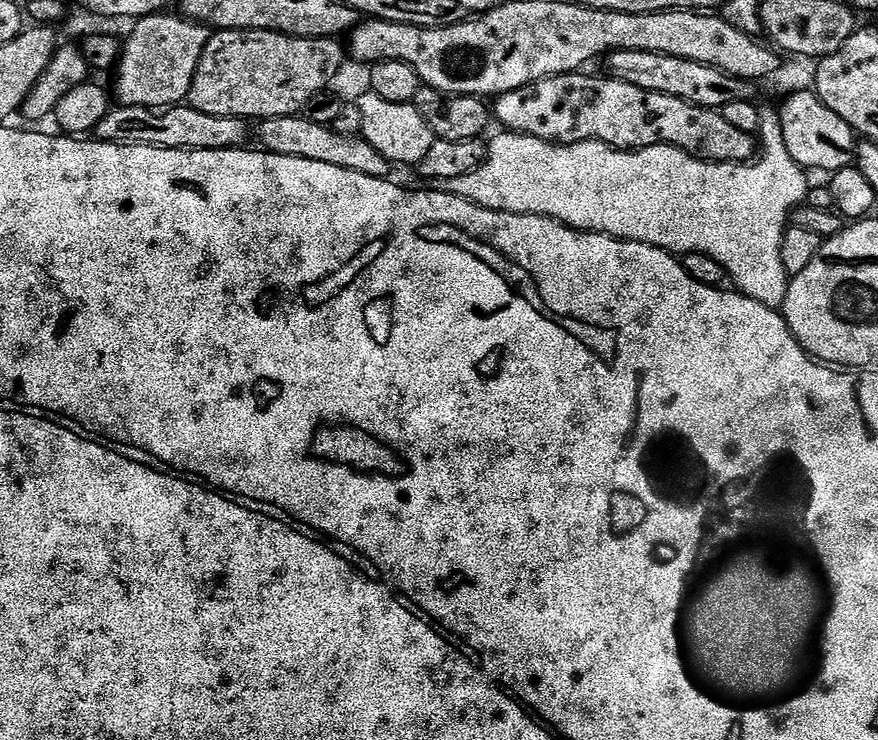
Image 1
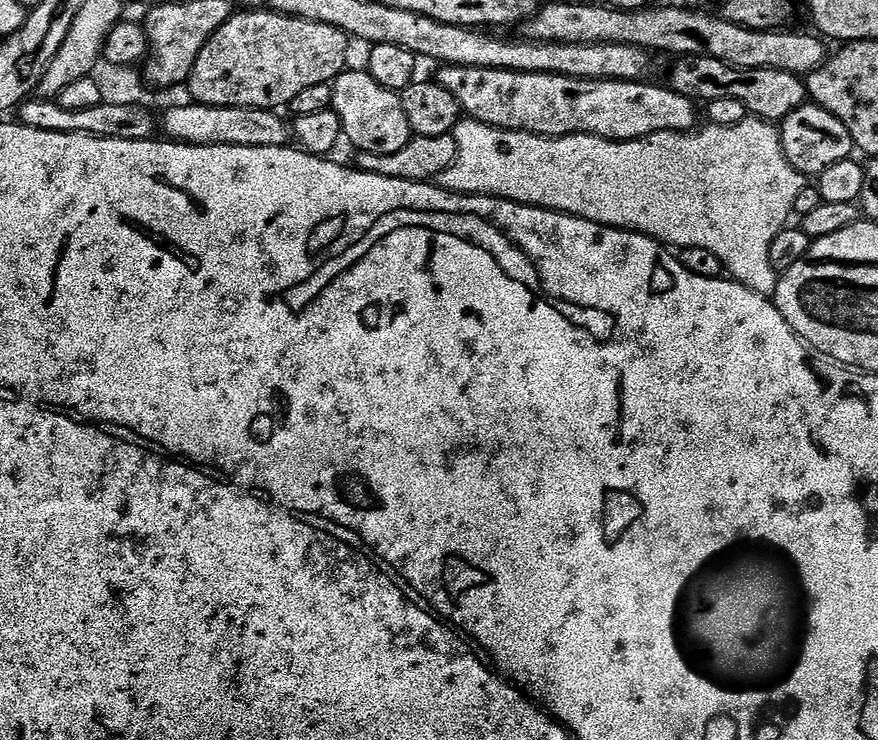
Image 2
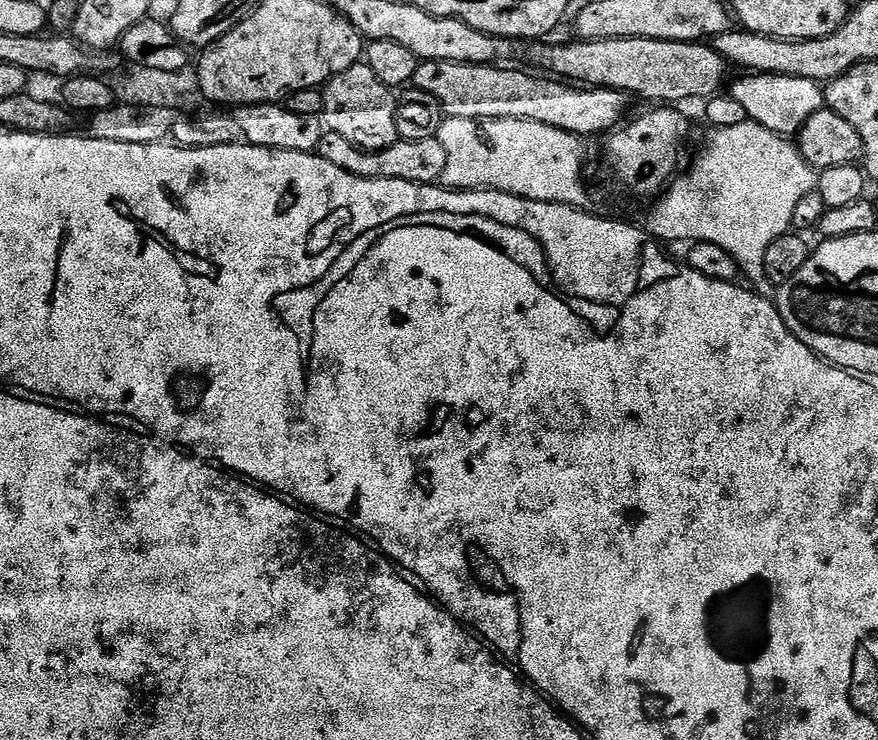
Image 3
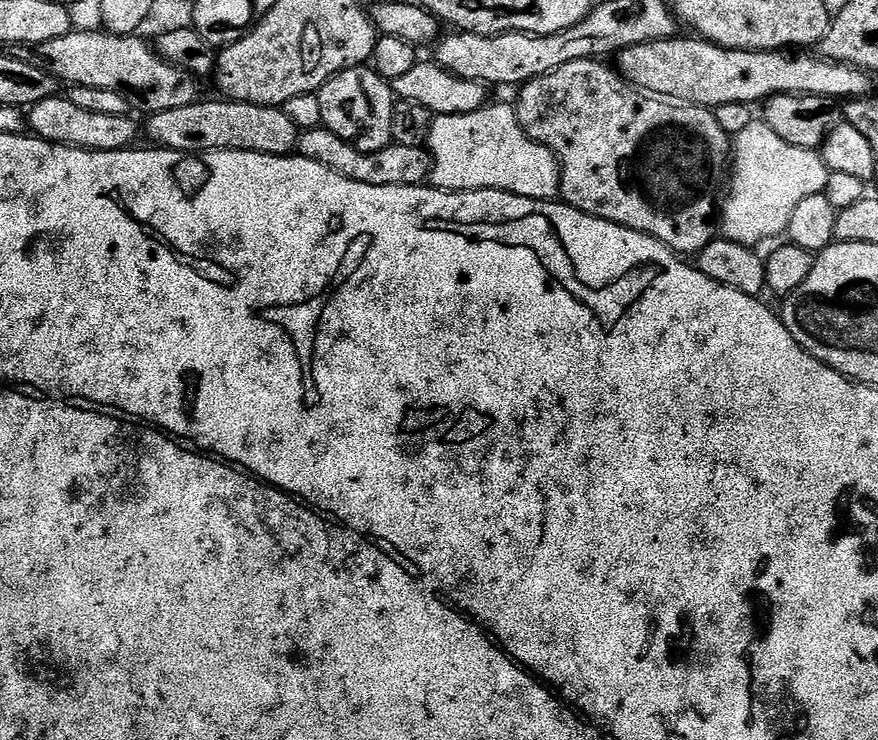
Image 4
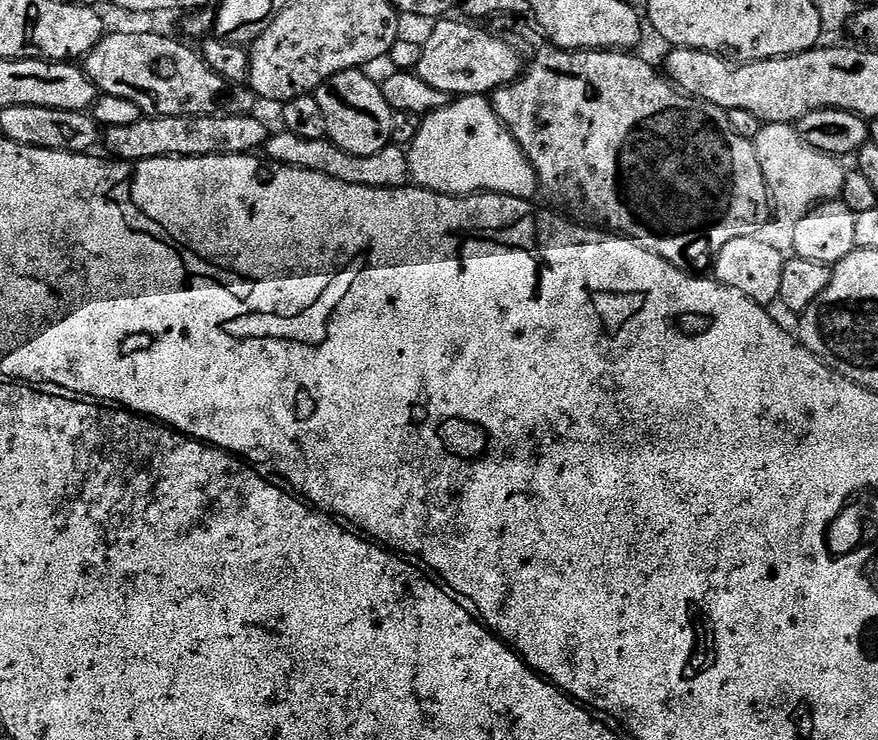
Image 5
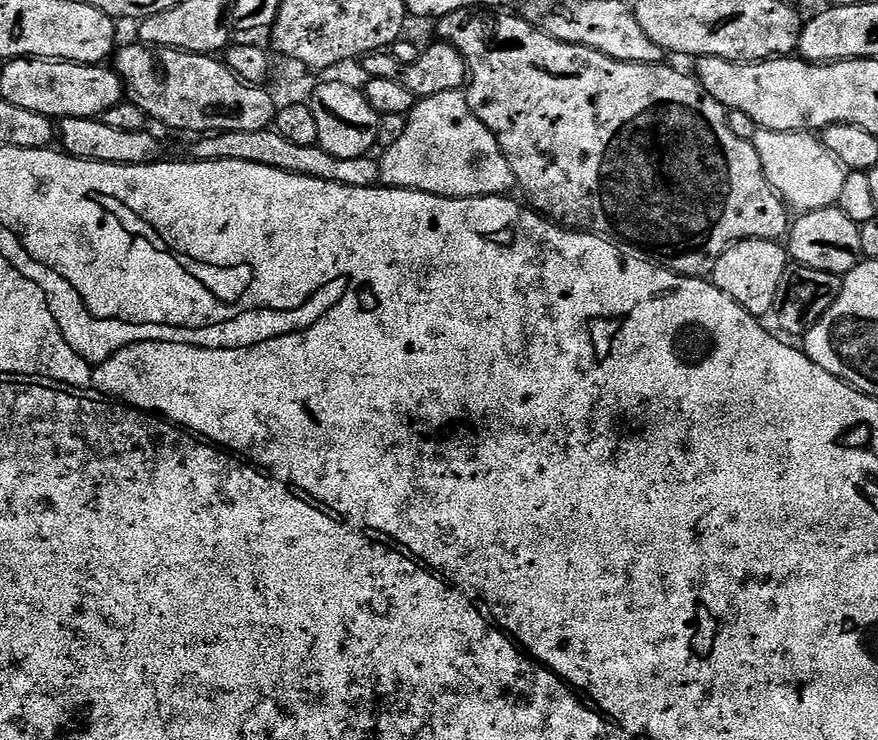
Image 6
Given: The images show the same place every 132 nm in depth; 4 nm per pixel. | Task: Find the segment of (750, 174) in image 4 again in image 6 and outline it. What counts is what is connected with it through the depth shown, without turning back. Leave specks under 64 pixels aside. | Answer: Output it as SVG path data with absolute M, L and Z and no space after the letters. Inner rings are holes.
M760 128L751 141L758 150L770 186L789 209L801 213L839 205L846 169L812 132L775 132Z

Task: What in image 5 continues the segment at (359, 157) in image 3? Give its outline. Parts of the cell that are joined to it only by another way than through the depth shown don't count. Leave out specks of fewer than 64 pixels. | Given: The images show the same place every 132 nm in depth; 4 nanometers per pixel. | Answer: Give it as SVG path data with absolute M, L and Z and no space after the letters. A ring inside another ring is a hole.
M278 130L278 132L273 131L265 140L262 152L273 164L285 164L291 168L301 168L318 174L326 174L338 182L346 182L354 186L403 188L410 180L408 175L408 153L400 146L383 148L378 150L378 154L355 156L349 152L343 152L339 146L327 138L311 140L285 130Z

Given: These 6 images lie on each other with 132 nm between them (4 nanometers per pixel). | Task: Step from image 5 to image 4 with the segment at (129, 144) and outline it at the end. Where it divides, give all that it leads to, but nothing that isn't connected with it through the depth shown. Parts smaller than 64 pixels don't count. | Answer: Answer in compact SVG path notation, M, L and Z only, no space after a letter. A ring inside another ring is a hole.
M201 98L190 106L178 106L178 110L162 110L149 115L148 136L157 148L168 148L171 152L199 154L202 152L257 152L267 156L290 156L297 151L301 129L284 113L283 107L267 108L257 104L243 104L237 100Z

